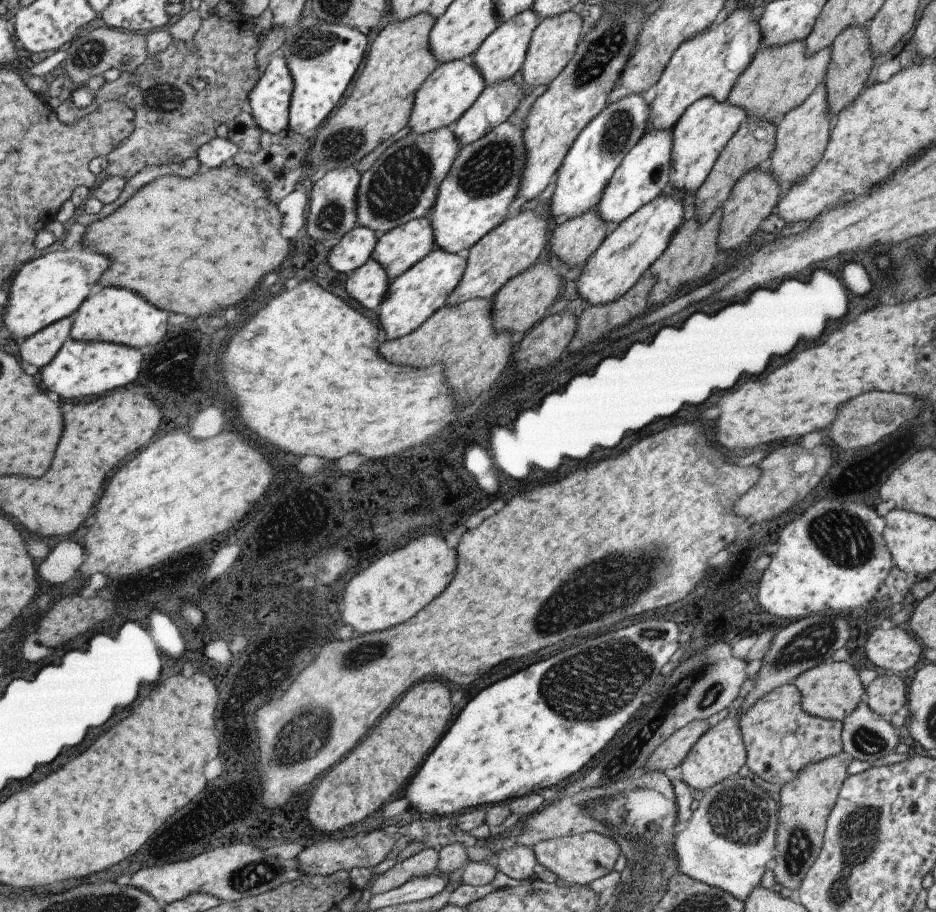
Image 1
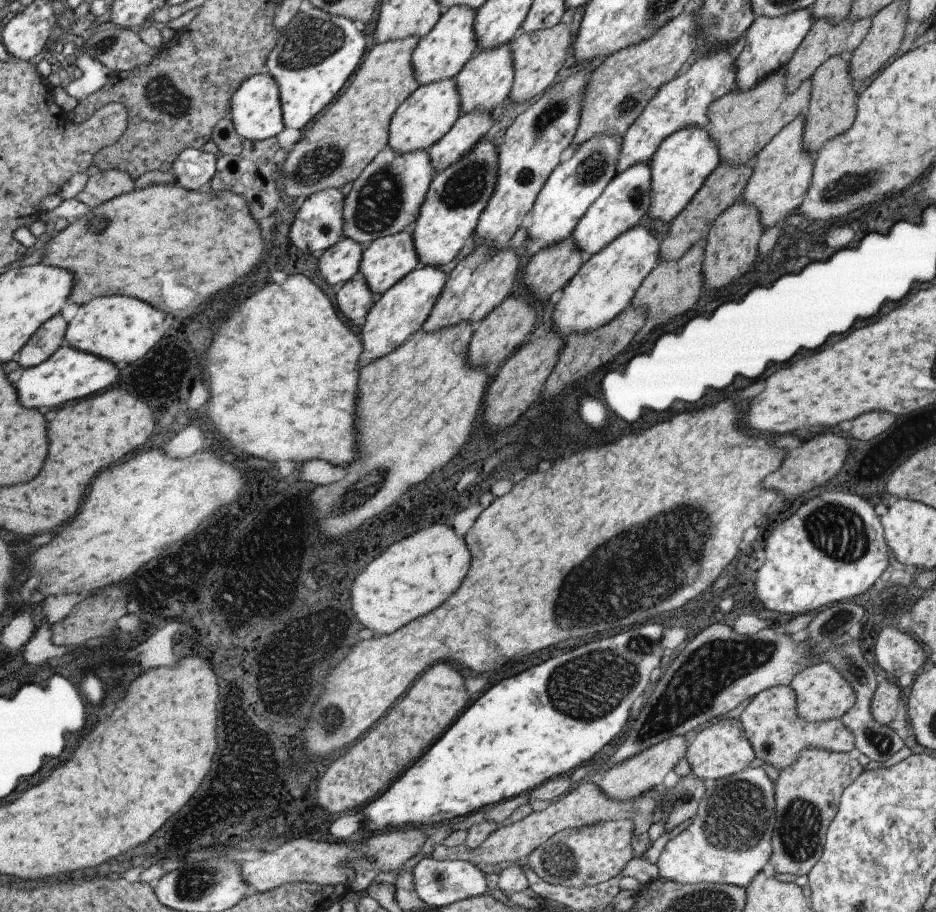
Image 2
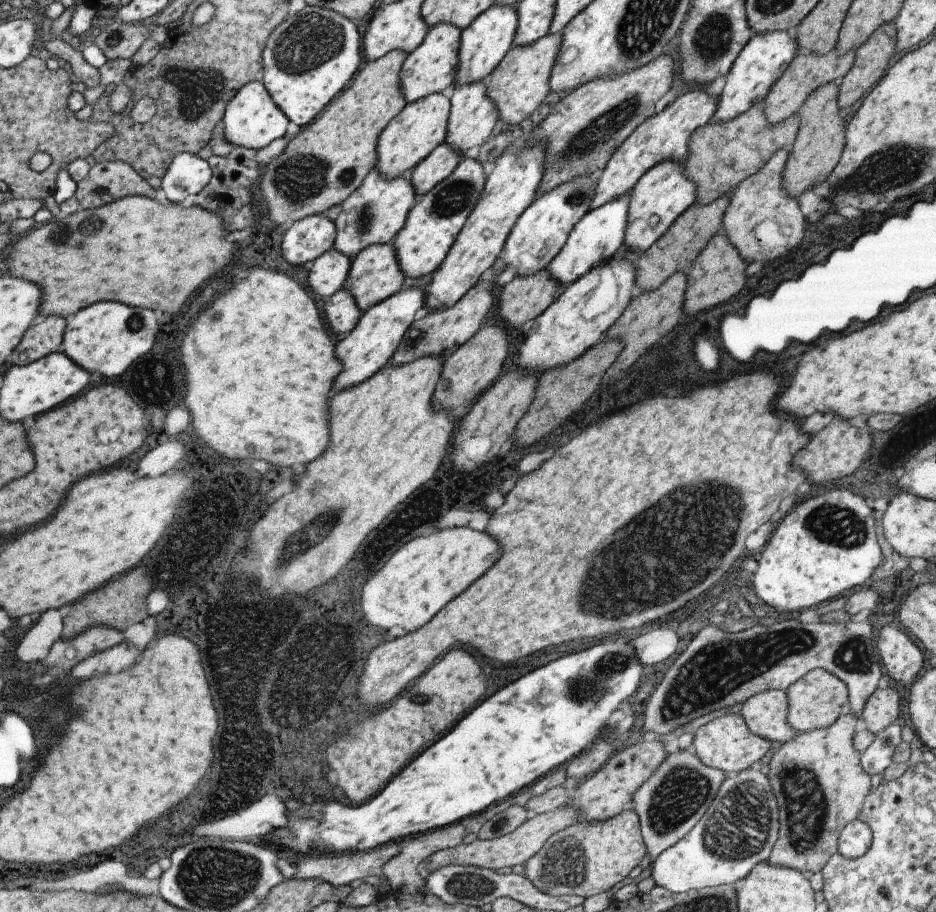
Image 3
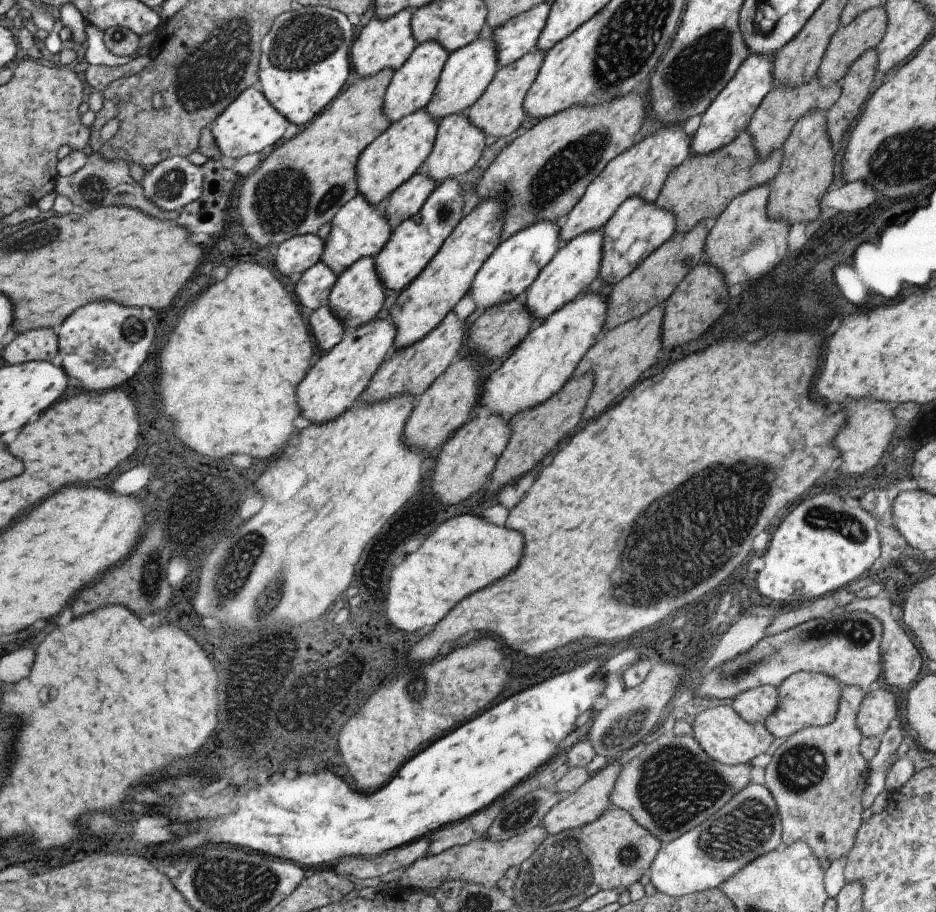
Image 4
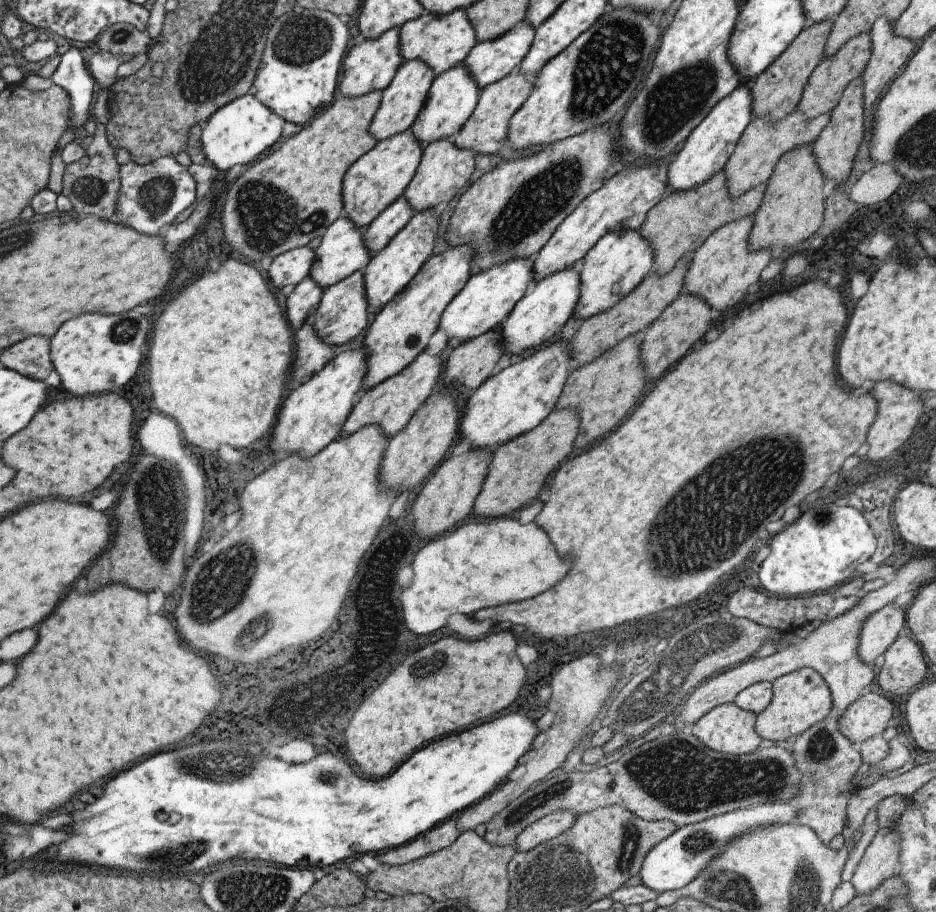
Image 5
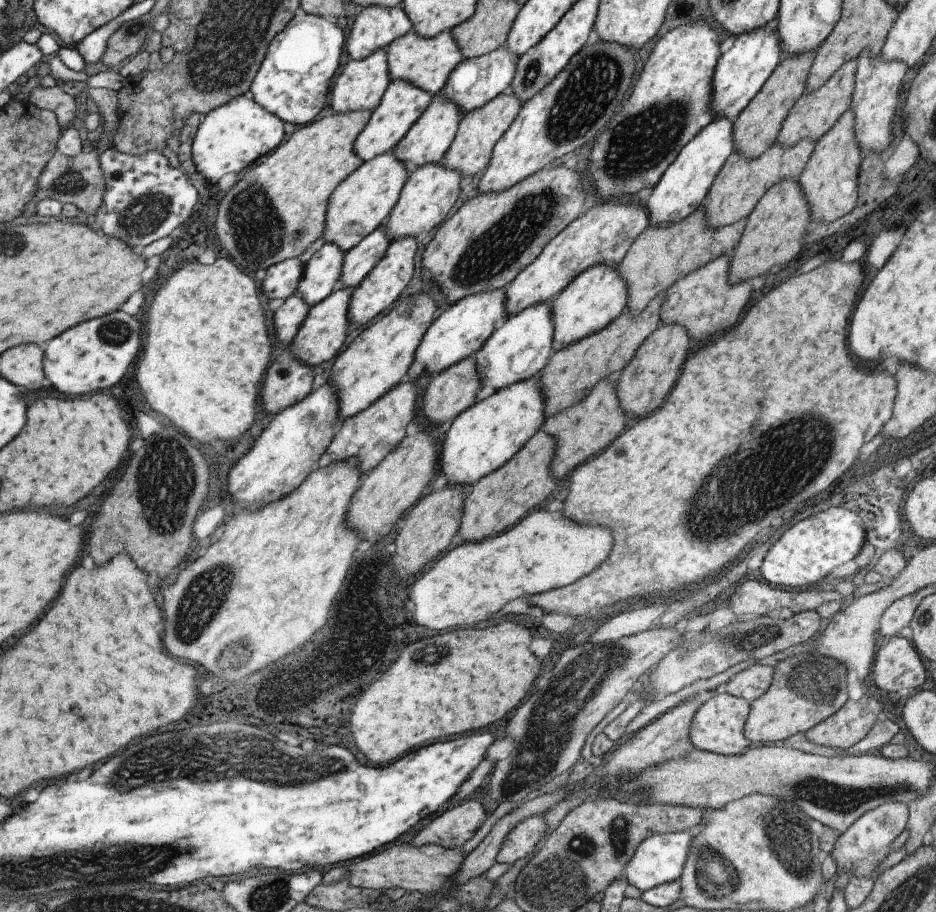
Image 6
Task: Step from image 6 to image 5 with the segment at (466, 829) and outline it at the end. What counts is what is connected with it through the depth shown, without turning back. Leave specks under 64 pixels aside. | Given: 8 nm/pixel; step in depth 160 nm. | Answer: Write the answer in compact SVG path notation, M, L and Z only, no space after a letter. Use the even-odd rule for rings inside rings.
M453 816L426 830L417 838L381 852L377 856L378 863L400 865L415 860L417 857L449 846L461 833L457 826L456 816Z

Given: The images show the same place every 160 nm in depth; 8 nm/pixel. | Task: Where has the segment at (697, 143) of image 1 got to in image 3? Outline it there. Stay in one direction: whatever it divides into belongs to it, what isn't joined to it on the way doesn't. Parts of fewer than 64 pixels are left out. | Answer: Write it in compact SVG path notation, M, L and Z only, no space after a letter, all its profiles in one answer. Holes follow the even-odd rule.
M661 161L652 166L627 192L626 227L622 244L631 252L641 254L651 246L671 223L694 202L695 187L682 173L683 163Z

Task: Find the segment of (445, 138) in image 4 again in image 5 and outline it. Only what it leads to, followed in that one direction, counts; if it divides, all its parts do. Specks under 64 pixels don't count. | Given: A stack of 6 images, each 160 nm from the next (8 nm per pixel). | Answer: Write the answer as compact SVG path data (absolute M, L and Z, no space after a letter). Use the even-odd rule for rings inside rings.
M449 137L426 145L422 150L413 178L411 178L409 184L407 184L402 192L402 197L406 199L406 203L413 210L413 214L433 209L437 205L445 206L447 202L449 202L449 200L451 200L451 198L453 198L461 188L463 188L463 184L465 184L473 174L474 160L474 152L467 149L459 149L453 144L453 142L451 142Z

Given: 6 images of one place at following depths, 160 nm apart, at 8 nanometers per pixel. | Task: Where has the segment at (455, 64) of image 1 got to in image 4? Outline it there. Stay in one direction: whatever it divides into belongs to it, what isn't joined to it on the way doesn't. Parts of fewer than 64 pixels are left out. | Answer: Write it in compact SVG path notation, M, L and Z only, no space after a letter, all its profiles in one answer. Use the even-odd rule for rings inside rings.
M423 108L391 123L376 136L359 153L354 166L357 195L361 195L370 205L383 204L390 192L421 170L433 146L437 125L437 120Z

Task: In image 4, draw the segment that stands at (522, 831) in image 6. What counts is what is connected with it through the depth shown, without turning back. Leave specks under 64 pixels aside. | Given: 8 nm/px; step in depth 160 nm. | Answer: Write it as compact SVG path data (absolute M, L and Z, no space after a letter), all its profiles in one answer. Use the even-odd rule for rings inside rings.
M613 761L608 762L604 767L596 773L591 774L575 792L563 796L555 803L549 812L540 820L539 826L544 828L547 835L554 835L558 832L574 829L595 820L603 811L610 808L608 804L608 796L610 795L615 777L618 775L621 765L615 764Z

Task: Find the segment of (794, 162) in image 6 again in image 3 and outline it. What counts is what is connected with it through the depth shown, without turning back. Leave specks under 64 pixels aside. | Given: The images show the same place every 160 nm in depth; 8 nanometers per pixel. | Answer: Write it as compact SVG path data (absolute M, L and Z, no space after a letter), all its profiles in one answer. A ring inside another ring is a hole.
M836 48L821 56L809 52L797 52L791 64L787 65L783 74L775 81L774 85L771 85L769 92L762 100L762 113L767 124L776 125L795 115L809 93L816 88L833 82L839 86L842 78L850 71L853 59L854 50L844 53L843 56L838 55Z

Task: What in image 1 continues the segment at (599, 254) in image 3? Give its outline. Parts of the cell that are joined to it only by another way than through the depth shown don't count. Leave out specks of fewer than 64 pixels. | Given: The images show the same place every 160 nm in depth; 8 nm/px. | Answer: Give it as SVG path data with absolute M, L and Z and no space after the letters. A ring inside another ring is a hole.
M656 129L643 134L621 159L603 189L599 202L594 206L599 220L614 227L631 216L640 206L661 194L670 172L671 133L671 129Z

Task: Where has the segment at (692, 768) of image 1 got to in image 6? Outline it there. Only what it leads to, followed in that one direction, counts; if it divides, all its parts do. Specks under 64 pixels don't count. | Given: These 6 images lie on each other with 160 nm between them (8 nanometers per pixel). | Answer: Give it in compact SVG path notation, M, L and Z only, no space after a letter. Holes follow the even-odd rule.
M726 692L715 693L704 704L695 709L690 725L688 739L693 748L716 755L739 754L749 742L743 736L743 725L750 709L750 703L744 698L731 696Z

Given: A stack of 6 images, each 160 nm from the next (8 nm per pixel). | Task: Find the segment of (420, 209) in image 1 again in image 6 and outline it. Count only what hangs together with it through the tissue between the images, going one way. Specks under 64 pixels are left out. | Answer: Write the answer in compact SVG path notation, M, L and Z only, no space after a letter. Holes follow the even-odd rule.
M324 243L311 258L302 266L302 275L297 284L296 292L302 301L312 307L338 288L338 278L342 270L342 258L345 252L340 251L336 244Z

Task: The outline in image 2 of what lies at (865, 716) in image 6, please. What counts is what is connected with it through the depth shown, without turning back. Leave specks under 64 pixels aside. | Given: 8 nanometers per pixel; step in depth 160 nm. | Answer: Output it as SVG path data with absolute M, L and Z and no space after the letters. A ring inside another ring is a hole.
M895 681L877 684L870 700L870 713L875 722L887 726L899 706L899 687Z

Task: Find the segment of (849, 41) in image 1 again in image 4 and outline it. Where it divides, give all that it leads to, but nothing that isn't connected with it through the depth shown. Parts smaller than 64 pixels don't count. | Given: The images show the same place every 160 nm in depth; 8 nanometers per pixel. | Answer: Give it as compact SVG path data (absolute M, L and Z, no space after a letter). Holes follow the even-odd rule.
M815 109L801 115L791 127L788 137L782 144L782 157L777 174L768 188L766 215L768 219L782 219L789 226L802 222L813 222L820 213L818 198L829 188L831 166L835 148L830 144L825 130L826 117L823 111Z

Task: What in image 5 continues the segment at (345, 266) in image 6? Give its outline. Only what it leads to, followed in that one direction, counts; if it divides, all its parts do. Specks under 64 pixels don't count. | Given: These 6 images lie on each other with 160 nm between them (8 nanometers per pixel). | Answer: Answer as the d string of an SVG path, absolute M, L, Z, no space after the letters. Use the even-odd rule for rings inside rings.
M402 196L386 206L363 230L362 243L368 256L383 250L404 224L413 216L413 210Z

